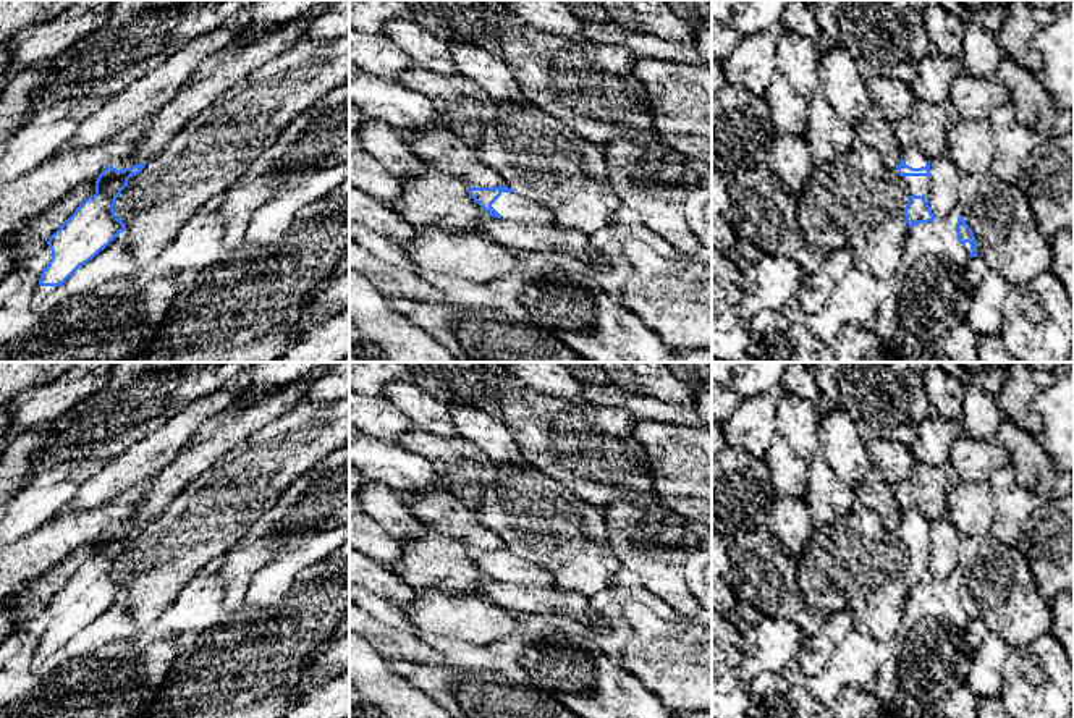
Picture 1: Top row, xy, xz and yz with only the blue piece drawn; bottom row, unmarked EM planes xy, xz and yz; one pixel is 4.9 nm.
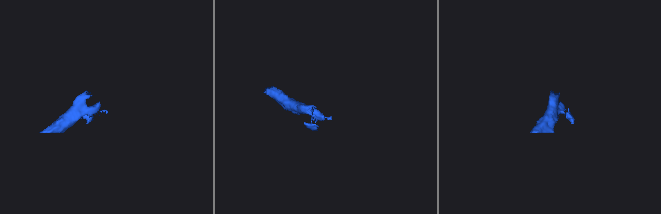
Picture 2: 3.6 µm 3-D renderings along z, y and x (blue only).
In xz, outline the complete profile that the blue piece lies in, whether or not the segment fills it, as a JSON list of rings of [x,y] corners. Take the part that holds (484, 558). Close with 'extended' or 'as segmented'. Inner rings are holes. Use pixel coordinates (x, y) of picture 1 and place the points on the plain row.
[[[508,548],[495,550],[476,550],[469,551],[469,558],[490,577],[501,582],[522,584],[532,587],[553,587],[556,585],[555,577],[524,560]]] | extended

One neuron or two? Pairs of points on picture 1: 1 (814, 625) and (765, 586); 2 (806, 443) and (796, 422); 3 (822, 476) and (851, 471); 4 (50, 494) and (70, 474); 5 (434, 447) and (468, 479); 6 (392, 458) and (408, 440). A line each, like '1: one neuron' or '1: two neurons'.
1: one neuron
2: one neuron
3: two neurons
4: one neuron
5: one neuron
6: two neurons

